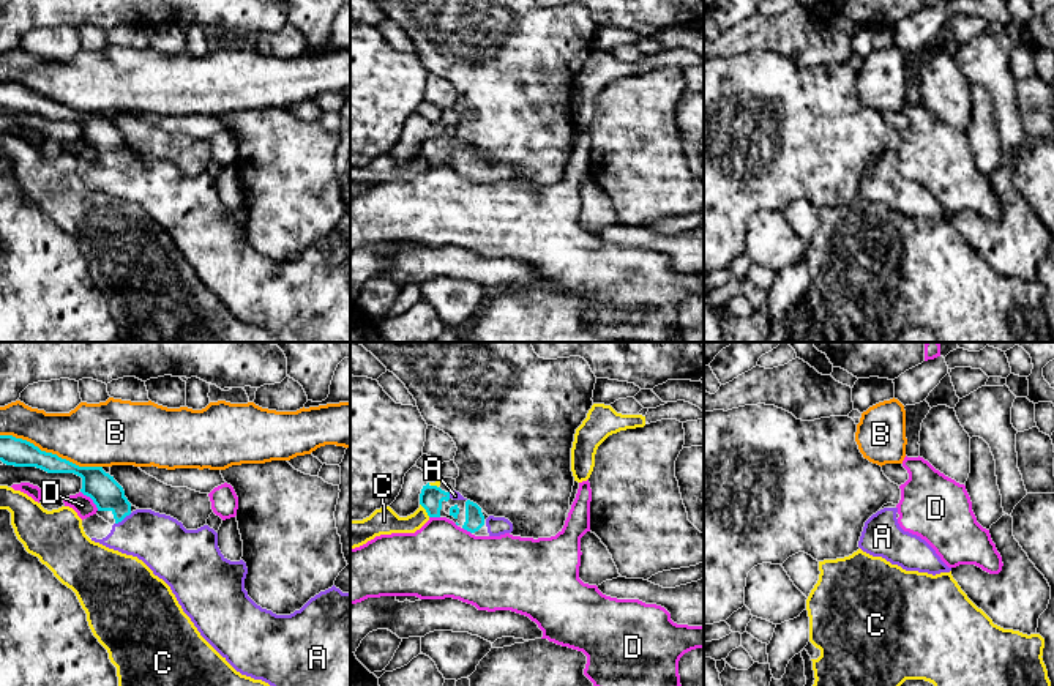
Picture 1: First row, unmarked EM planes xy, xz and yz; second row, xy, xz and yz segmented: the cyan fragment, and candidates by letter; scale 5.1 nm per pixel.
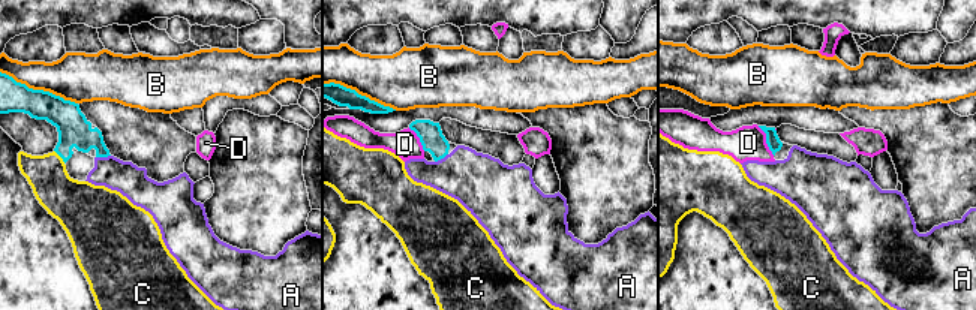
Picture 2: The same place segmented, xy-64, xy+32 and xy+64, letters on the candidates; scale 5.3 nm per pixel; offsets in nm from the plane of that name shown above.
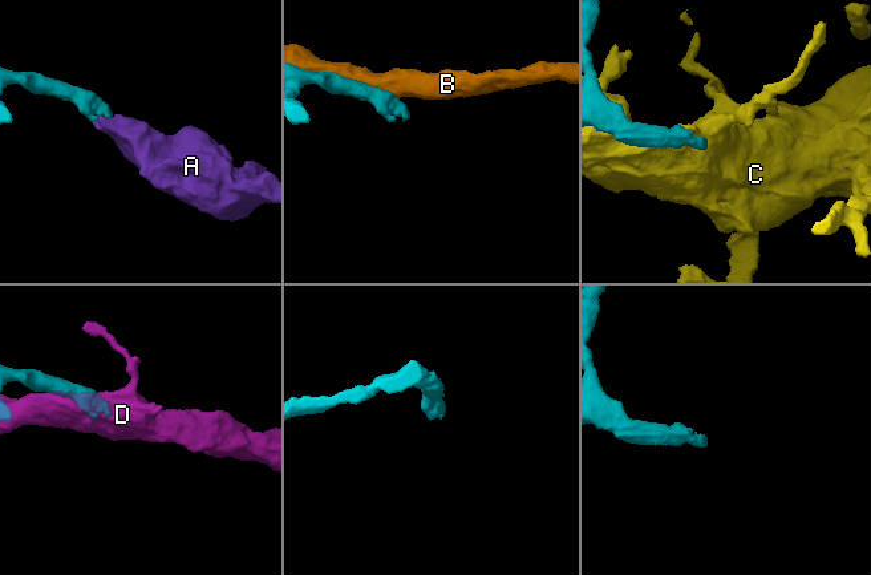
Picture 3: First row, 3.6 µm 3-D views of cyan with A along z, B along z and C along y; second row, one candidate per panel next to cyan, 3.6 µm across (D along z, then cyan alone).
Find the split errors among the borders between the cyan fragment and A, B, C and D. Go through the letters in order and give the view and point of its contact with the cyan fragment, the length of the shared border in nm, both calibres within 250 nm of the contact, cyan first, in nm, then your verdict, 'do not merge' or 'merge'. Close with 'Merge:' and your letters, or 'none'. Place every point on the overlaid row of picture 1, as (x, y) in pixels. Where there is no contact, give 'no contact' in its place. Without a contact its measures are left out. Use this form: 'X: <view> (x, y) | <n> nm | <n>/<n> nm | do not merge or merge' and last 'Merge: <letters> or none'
A: xy (123, 518) | 110 nm | 160/280 nm | merge
B: xy (51, 453) | 550 nm | 140/320 nm | do not merge
C: xz (425, 508) | 90 nm | 120/140 nm | do not merge
D: xy (92, 499) | 140 nm | 160/100 nm | do not merge
Merge: A

